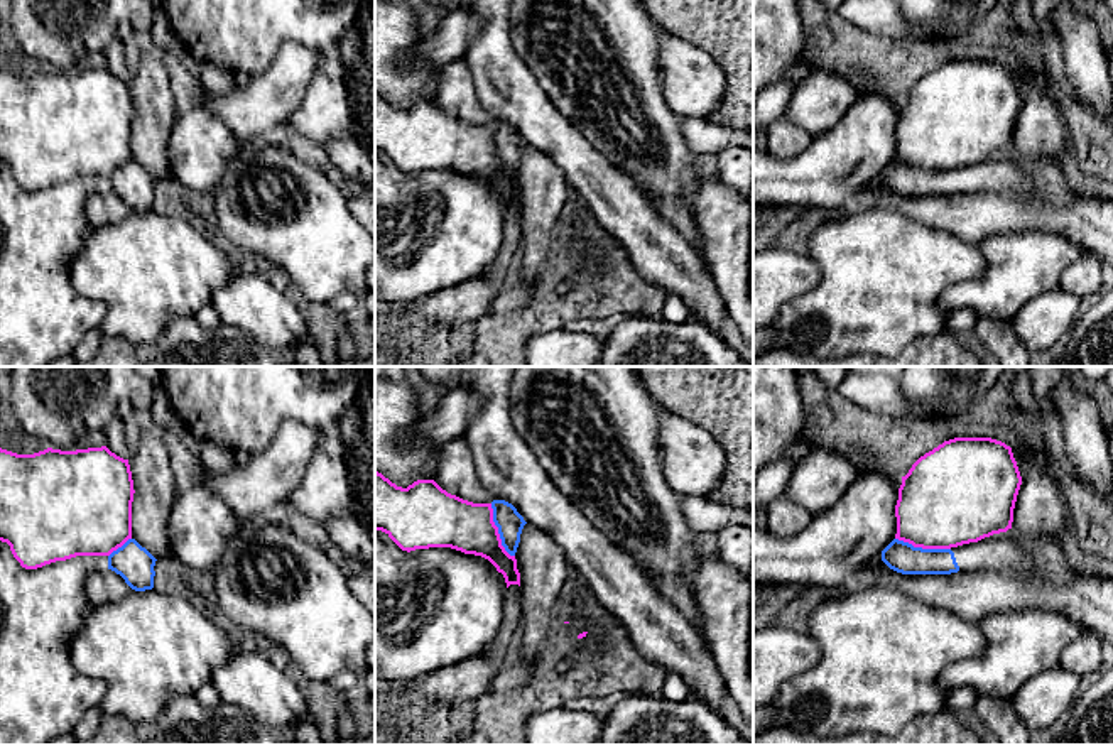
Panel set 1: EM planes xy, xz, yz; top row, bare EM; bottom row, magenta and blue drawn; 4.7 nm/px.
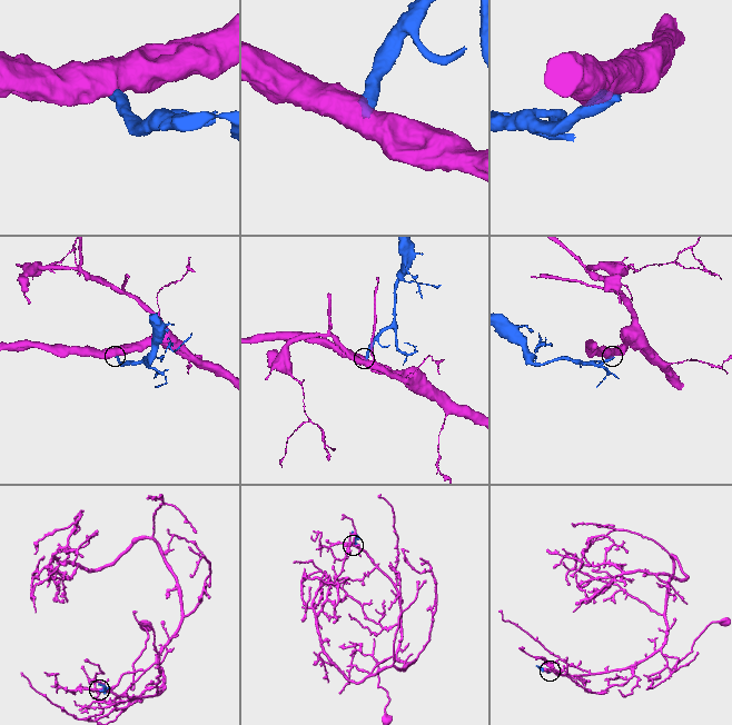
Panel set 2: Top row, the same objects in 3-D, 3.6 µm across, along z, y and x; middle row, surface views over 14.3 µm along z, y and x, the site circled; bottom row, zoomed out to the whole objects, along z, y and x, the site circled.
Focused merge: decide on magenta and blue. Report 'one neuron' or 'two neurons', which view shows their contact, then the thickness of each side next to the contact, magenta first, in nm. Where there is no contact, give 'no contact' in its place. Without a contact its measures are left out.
two neurons | xz | 260/120 nm

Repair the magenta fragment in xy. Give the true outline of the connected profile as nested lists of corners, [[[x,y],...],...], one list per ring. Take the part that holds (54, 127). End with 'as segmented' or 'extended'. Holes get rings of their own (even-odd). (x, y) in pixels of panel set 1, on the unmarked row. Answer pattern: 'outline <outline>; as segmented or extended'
outline [[[106,68],[76,73],[47,69],[17,76],[0,69],[0,162],[10,167],[25,191],[37,191],[76,177],[110,177],[132,160],[133,101],[128,81]]]; as segmented

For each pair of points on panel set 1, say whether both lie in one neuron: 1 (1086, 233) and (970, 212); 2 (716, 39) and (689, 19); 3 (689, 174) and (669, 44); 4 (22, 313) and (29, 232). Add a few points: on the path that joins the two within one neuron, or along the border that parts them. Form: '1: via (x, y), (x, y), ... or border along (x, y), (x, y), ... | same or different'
1: via (1058, 220), (998, 213) | same
2: via (710, 32), (696, 19) | same
3: border along (661, 80), (666, 102), (679, 115) | different
4: via (22, 293), (24, 252) | same

